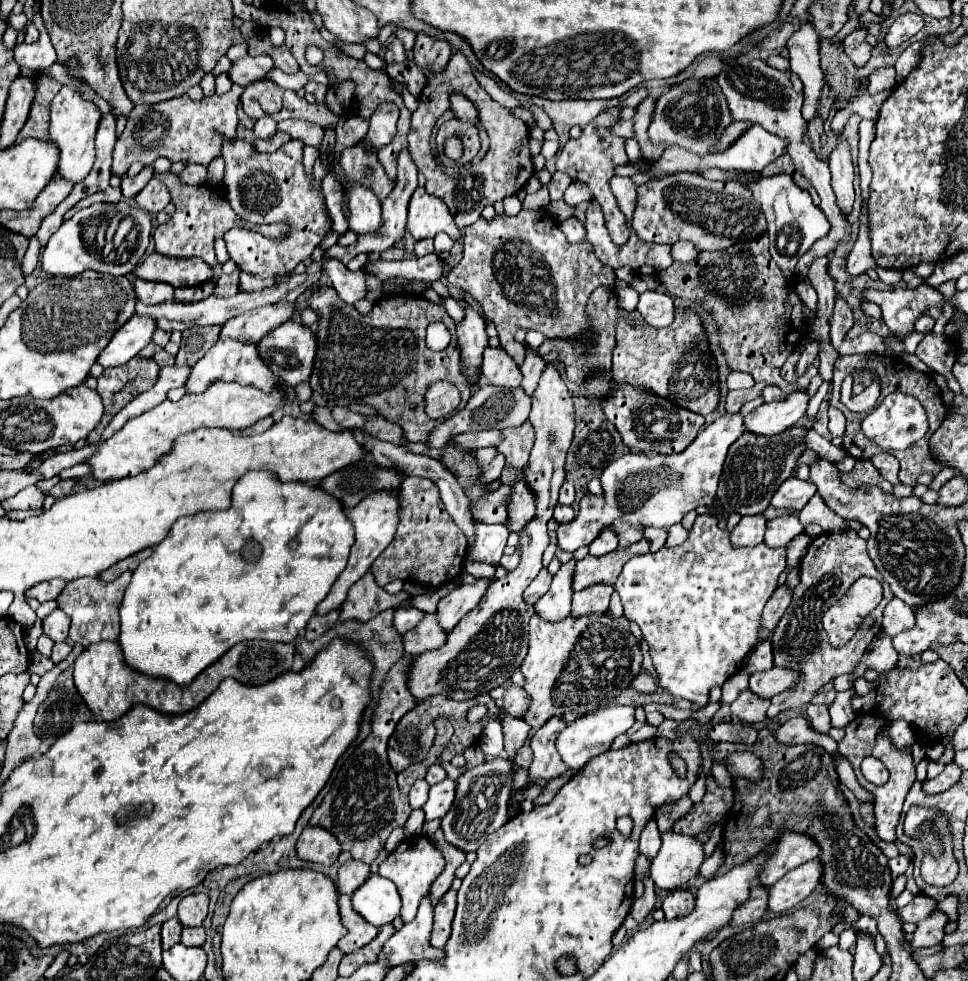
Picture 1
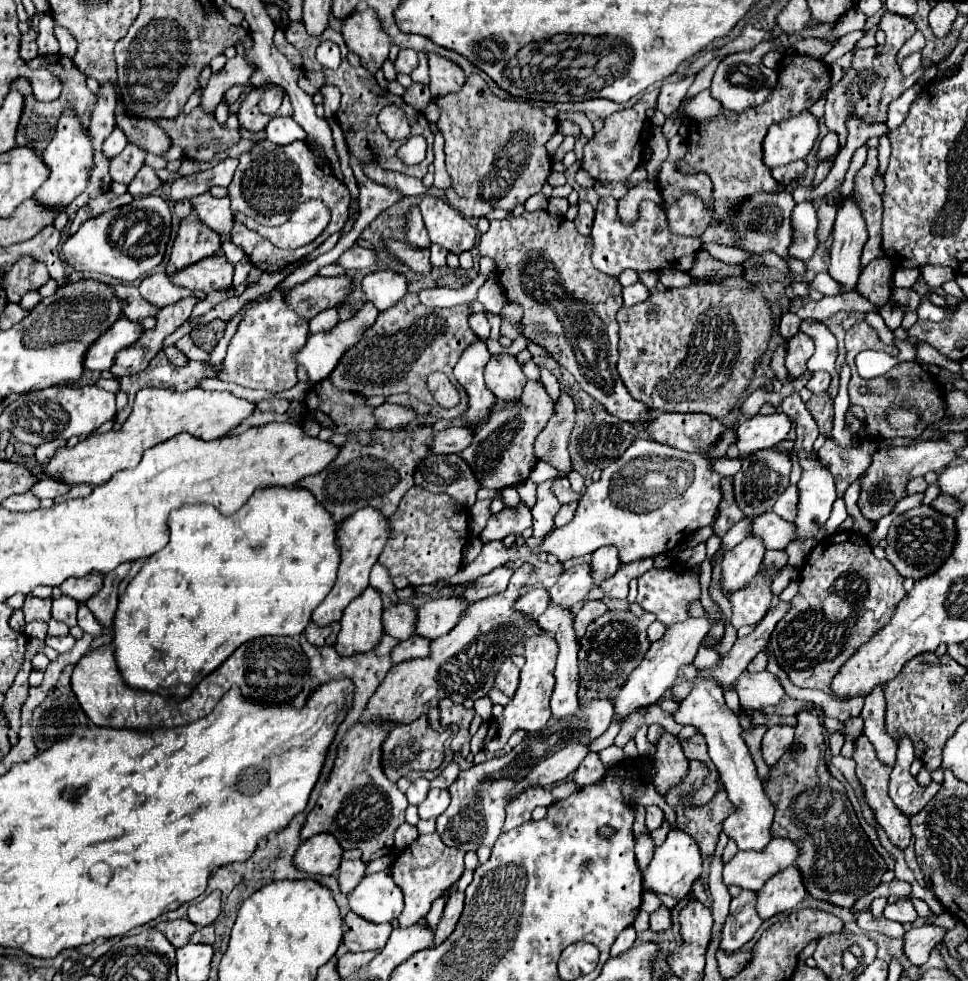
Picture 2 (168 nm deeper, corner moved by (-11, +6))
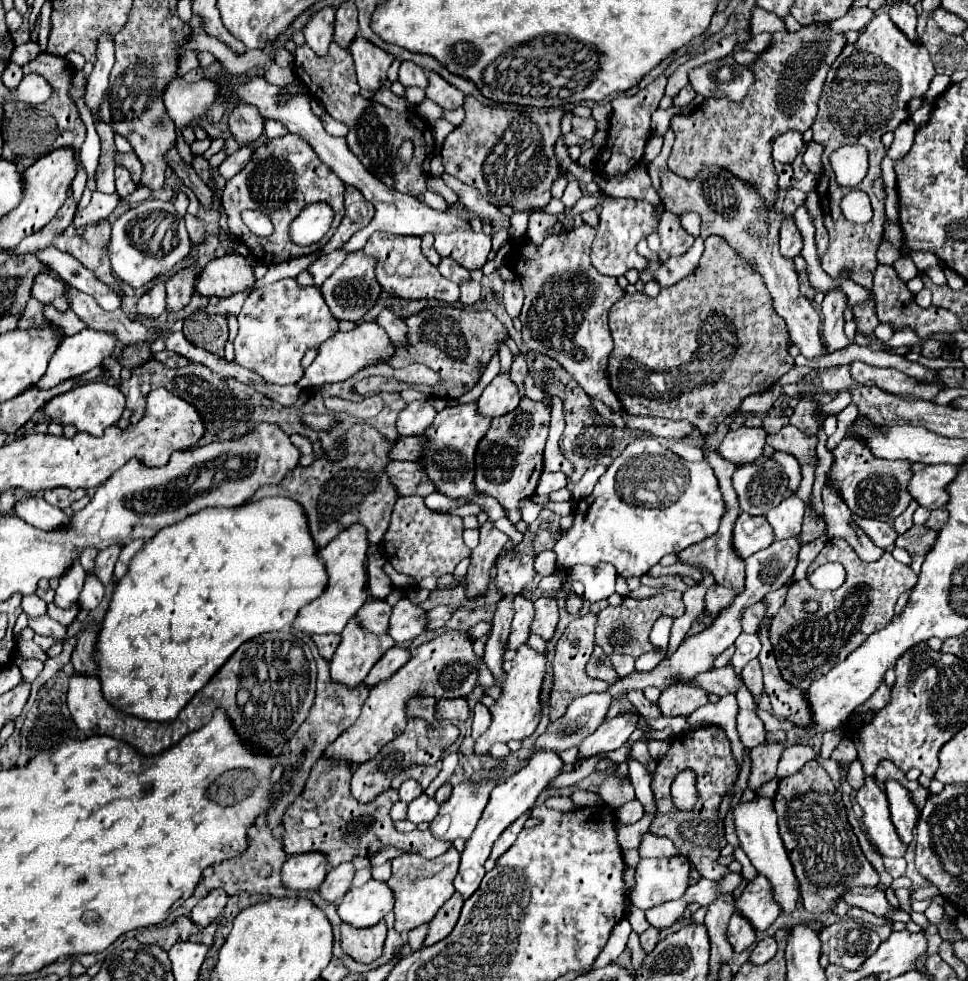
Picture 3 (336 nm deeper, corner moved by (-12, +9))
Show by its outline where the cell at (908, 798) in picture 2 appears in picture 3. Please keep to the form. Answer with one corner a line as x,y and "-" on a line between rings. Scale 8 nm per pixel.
887,781
885,783
887,787
887,799
889,799
889,805
891,805
891,819
893,819
893,825
899,833
899,837
903,839
903,843
911,843
913,839
913,829
915,829
915,823
919,819
919,807
915,807
915,801
913,801
913,795
909,793
909,789
905,789
901,783
897,781

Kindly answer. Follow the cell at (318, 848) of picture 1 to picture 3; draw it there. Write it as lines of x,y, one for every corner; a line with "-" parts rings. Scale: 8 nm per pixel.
311,851
311,855
291,855
281,869
281,877
289,889
317,889
323,883
327,869
323,855

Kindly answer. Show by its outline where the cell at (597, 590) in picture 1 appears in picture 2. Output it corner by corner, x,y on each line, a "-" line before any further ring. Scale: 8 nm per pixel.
594,600
594,602
584,604
584,608
582,608
582,610
576,614
576,618
574,618
576,640
580,640
580,638
584,636
584,632
586,632
586,628
588,628
588,624
590,624
594,618
602,616
606,610
608,610
608,608
606,608
606,604
604,604
602,600

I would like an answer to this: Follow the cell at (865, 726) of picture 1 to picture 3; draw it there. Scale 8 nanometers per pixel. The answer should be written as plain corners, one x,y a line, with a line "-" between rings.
873,775
865,777
865,785
857,791
857,803
865,811
865,825
869,829
869,835
881,855
889,857
903,857
907,853
907,845
899,839
895,825
891,823
889,817
889,807
887,807
887,797
879,789
877,779

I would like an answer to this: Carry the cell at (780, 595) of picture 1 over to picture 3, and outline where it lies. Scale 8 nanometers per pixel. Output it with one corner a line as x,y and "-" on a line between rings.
675,683
661,693
661,699
657,705
663,715
679,715
679,713
691,715
707,701
709,701
709,693
701,691
699,687
689,683

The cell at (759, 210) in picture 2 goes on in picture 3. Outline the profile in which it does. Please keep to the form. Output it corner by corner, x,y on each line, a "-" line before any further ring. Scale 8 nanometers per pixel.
787,215
787,219
783,219
783,229
779,231
779,251
783,257
793,259
795,255
799,255
803,249
803,237
795,225
795,217

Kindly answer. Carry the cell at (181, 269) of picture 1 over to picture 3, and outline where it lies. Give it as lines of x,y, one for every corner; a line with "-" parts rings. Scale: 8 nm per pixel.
223,255
207,263
195,281
195,291
205,297
231,297
251,287
253,281
253,269
241,255

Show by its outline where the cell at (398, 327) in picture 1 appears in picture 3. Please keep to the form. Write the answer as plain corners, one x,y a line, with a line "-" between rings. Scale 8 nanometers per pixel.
437,305
437,307
431,307
431,309
423,309
415,315
409,315
405,317
405,323
407,323
407,345
405,347
395,347
395,355
391,355
391,359
387,359
387,365
391,367
407,367
409,363
423,363
431,369
435,369
437,373
441,373
441,397
443,399
457,399
461,397
463,393
471,391
473,385
477,383
479,379
479,373
477,373
477,365
479,363
487,363
491,359
491,355
497,351
497,343
503,341
503,337
507,335
505,327
497,321
497,317
489,311
471,311
467,307
453,307
453,305

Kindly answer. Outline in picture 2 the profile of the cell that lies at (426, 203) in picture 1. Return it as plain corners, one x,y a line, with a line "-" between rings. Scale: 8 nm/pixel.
424,196
420,202
420,210
434,244
440,244
456,256
474,248
476,230
450,204
434,196

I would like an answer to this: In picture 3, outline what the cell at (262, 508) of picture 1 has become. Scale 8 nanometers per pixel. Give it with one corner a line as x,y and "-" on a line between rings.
267,497
255,503
239,505
235,509
205,507
197,513
191,513
179,523
163,527
153,539
145,543
143,551
135,555
127,575
119,581
111,597
109,609
101,623
101,633
95,649
95,661
101,669
99,679
103,685
103,695
111,705
121,709
123,713
131,713
135,717
151,719
151,721
173,721
179,715
179,711
189,703
189,699
221,669
221,665
235,653
235,649
241,643
267,631
281,631
291,627
299,615
299,609
315,601
325,591
325,587
327,587
327,569
319,559
319,549
315,547
315,539
311,539
311,531
307,531
307,515
303,515
303,509
293,499

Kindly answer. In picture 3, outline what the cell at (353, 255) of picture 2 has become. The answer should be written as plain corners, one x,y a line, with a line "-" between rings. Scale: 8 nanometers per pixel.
337,249
337,251
329,253
329,255
319,257
319,259
309,267
309,273
311,273
313,279
315,279
315,285
319,287
319,285
343,263
343,259
347,259
347,255
349,255
349,253

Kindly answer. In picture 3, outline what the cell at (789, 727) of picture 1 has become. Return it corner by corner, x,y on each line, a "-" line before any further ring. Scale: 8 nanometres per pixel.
765,741
757,747
751,749
751,777
749,777
749,787
755,791
759,785
767,783
769,779
775,777
777,763
785,751
785,745
781,741

